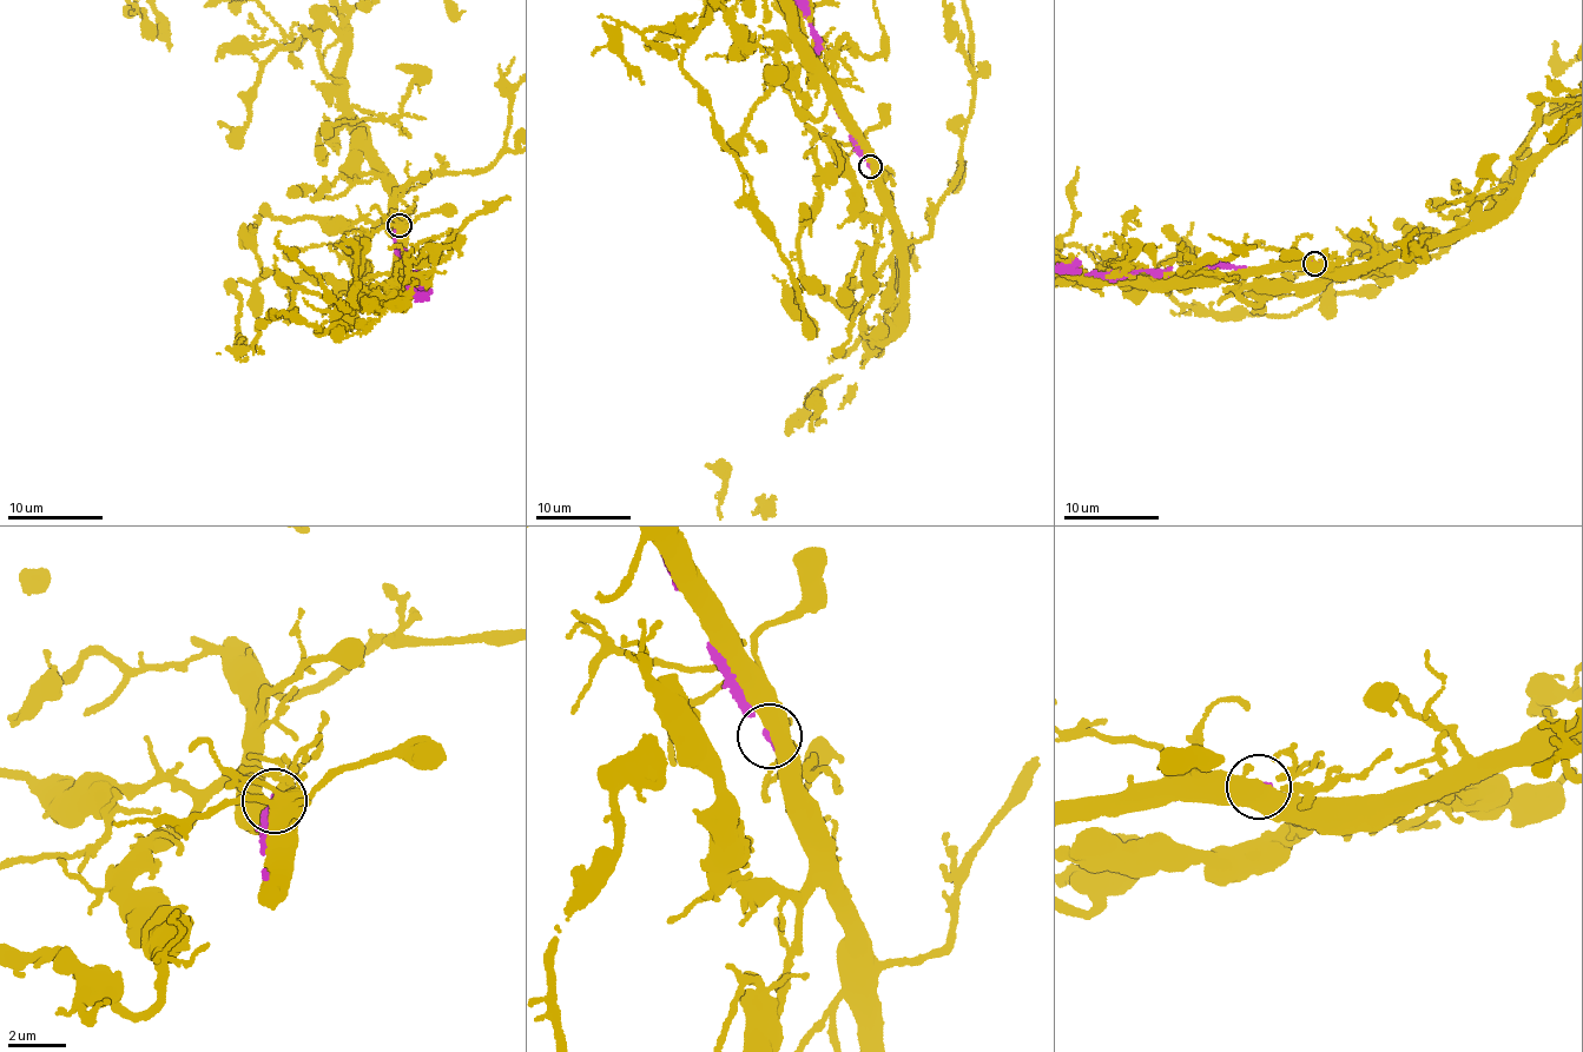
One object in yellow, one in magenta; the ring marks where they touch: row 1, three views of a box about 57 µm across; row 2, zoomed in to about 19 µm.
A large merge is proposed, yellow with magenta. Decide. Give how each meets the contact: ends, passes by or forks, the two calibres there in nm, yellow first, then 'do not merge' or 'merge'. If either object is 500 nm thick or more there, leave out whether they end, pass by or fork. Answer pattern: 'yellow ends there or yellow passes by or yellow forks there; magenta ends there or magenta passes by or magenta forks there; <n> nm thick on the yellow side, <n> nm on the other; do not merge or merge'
yellow forks there; magenta ends there; 480 nm thick on the yellow side, 240 nm on the other; do not merge

